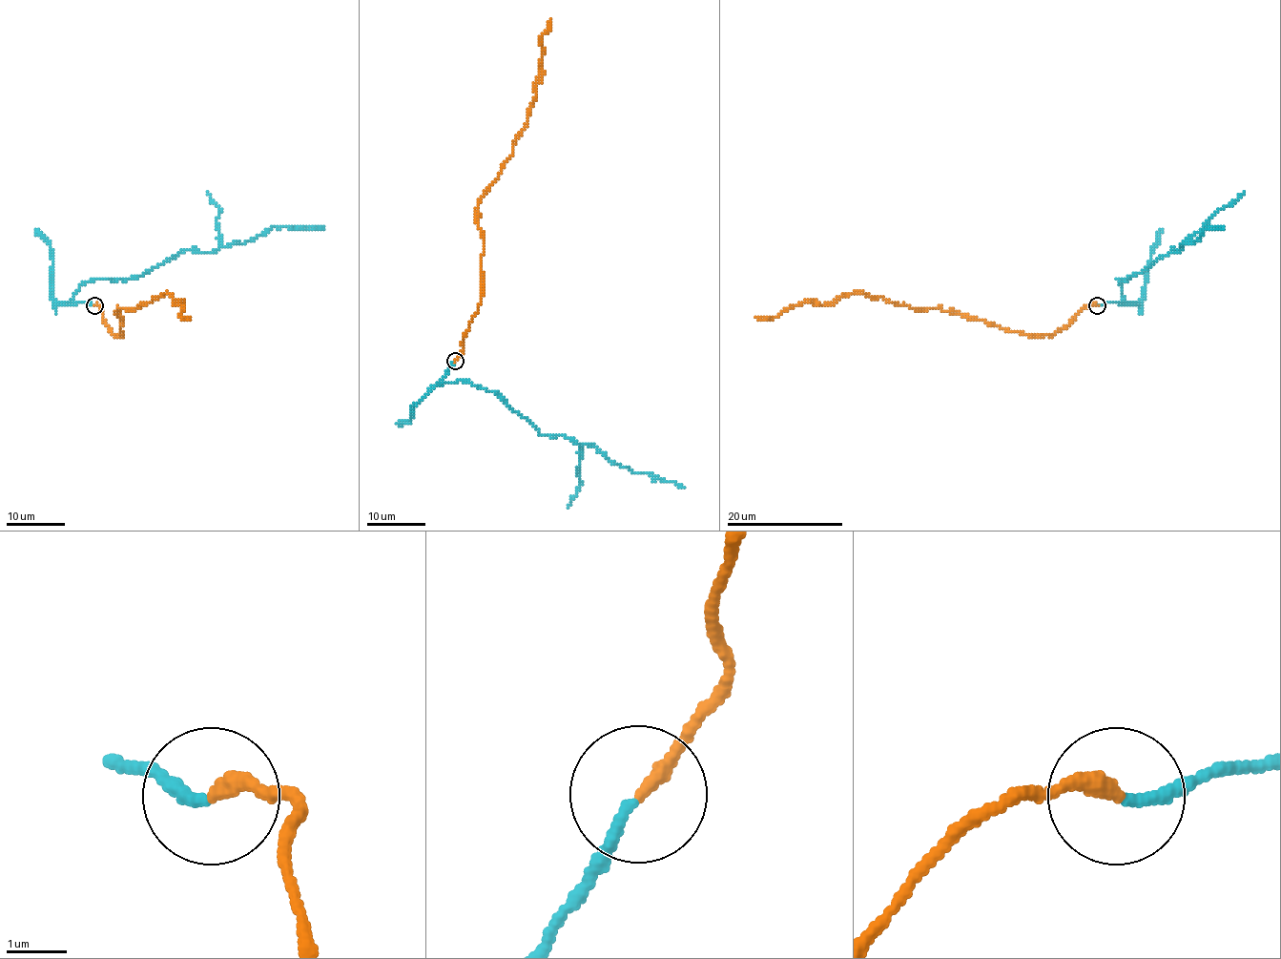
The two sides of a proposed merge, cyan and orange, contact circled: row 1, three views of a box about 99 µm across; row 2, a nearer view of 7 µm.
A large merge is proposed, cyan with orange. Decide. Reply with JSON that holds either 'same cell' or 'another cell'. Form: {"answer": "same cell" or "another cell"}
{"answer": "same cell"}

